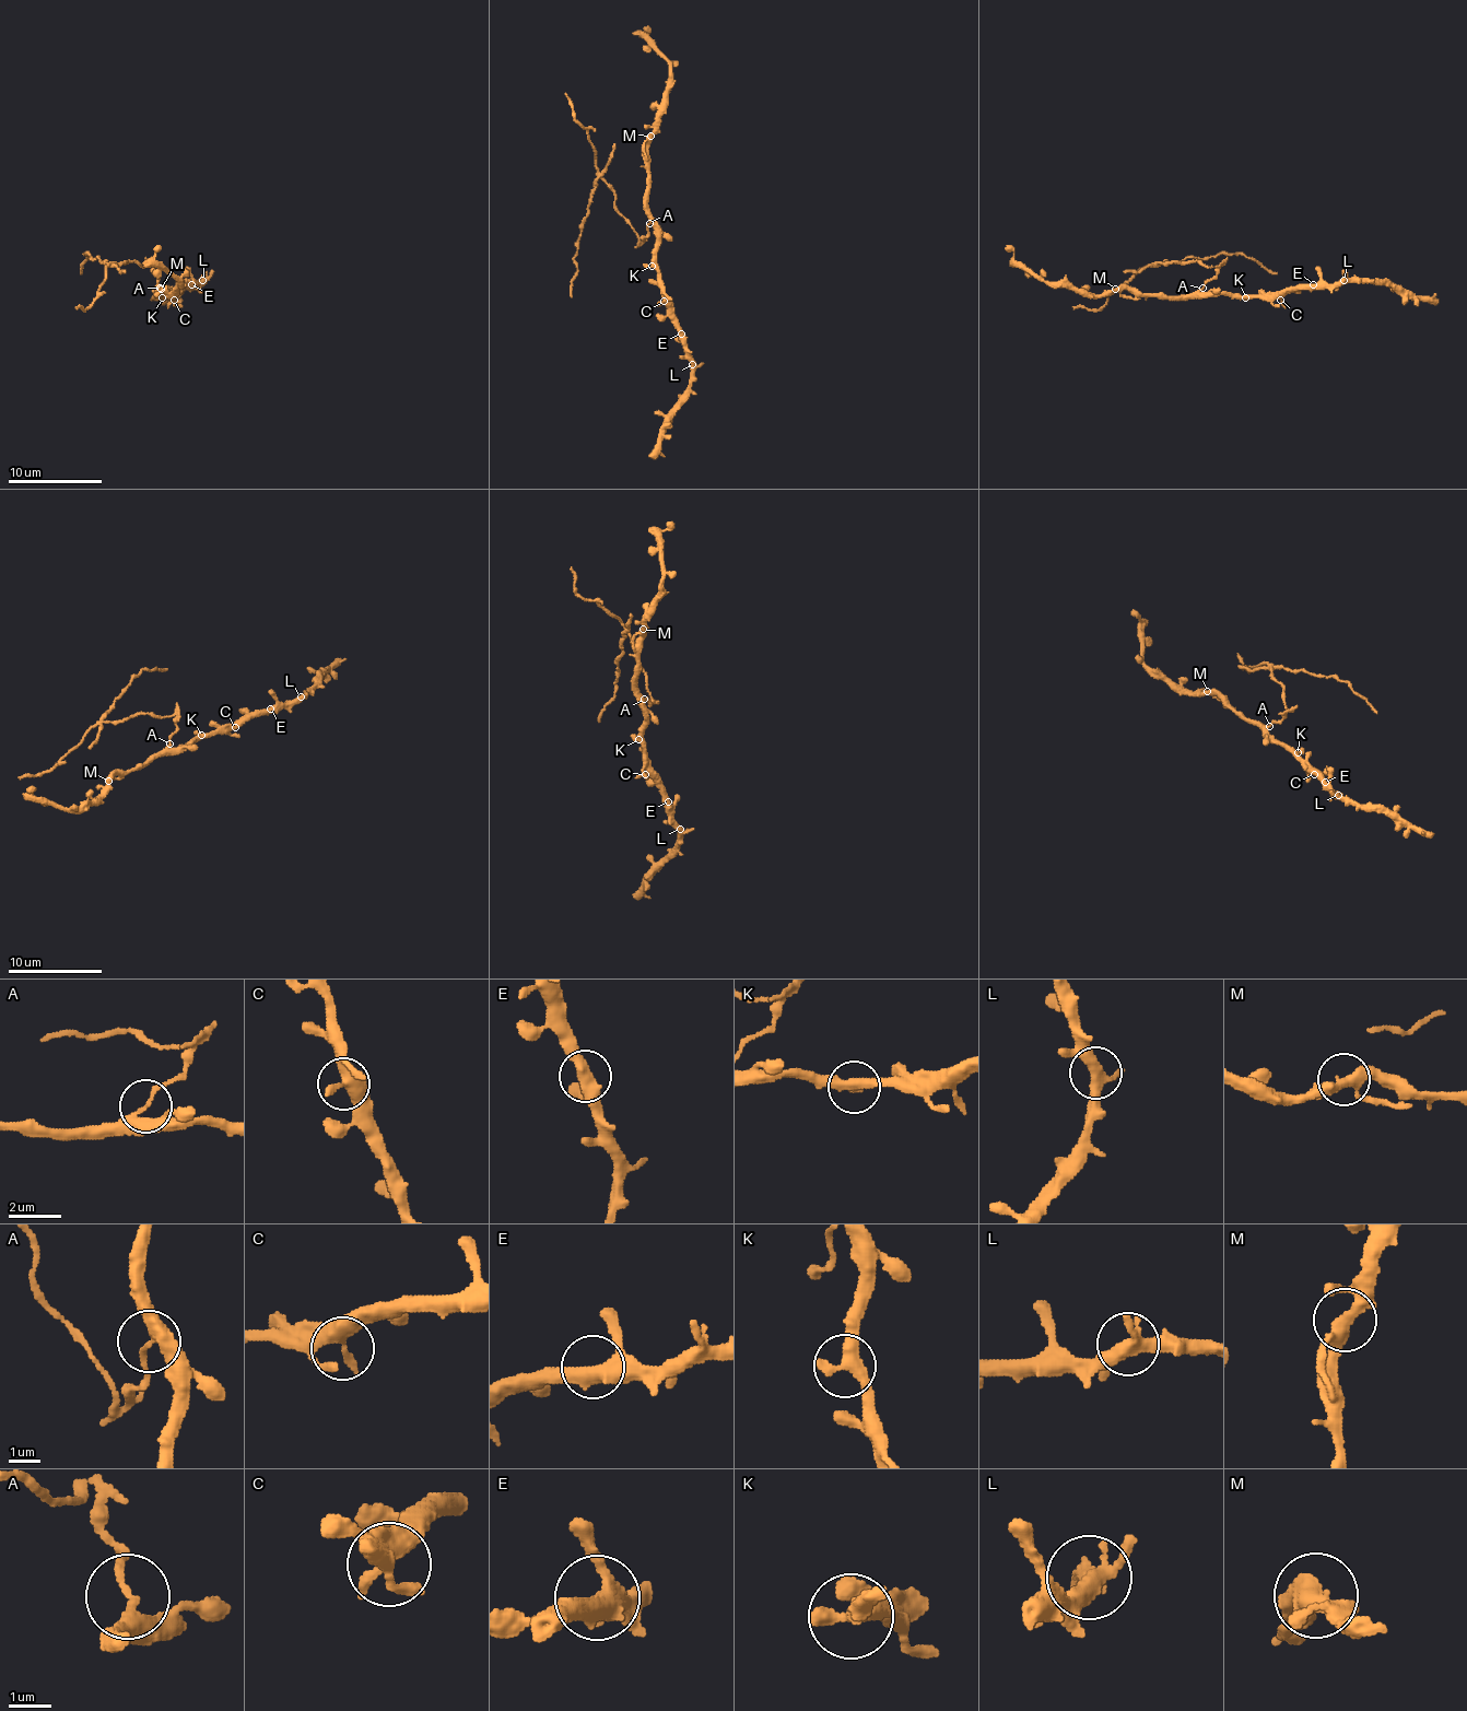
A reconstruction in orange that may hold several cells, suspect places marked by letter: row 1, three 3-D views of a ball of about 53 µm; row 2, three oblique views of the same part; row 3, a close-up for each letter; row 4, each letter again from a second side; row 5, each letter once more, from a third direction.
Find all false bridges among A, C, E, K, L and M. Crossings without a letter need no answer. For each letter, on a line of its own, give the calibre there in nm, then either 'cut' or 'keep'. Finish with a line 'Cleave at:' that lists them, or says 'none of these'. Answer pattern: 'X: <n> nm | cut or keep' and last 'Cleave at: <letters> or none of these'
A: 240 nm | cut
C: 400 nm | keep
E: 400 nm | keep
K: 440 nm | keep
L: 360 nm | keep
M: 360 nm | keep
Cleave at: A

